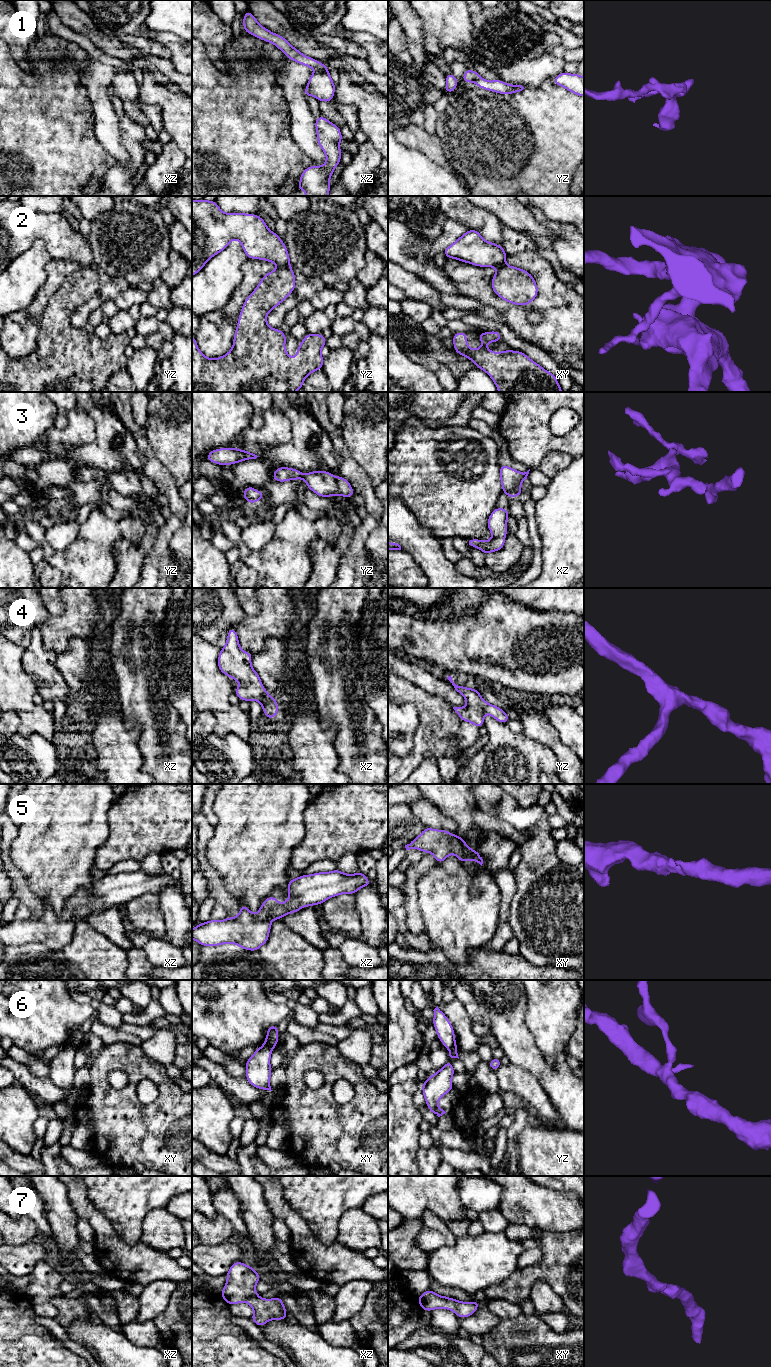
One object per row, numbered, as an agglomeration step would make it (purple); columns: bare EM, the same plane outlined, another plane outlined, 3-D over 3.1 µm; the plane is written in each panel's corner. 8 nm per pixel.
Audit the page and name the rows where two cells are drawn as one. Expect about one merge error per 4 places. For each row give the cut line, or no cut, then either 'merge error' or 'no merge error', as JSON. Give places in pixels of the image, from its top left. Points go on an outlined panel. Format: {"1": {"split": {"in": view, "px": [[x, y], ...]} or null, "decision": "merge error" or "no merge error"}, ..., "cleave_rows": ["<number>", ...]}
{"1": {"split": {"in": "yz", "px": [[481, 78], [475, 82]]}, "decision": "merge error"}, "2": {"split": {"in": "yz", "px": [[289, 265], [278, 267]]}, "decision": "merge error"}, "3": {"split": null, "decision": "no merge error"}, "4": {"split": null, "decision": "no merge error"}, "5": {"split": null, "decision": "no merge error"}, "6": {"split": {"in": "xy", "px": [[263, 1045], [269, 1046], [272, 1049]]}, "decision": "merge error"}, "7": {"split": null, "decision": "no merge error"}, "cleave_rows": ["1", "2", "6"]}

